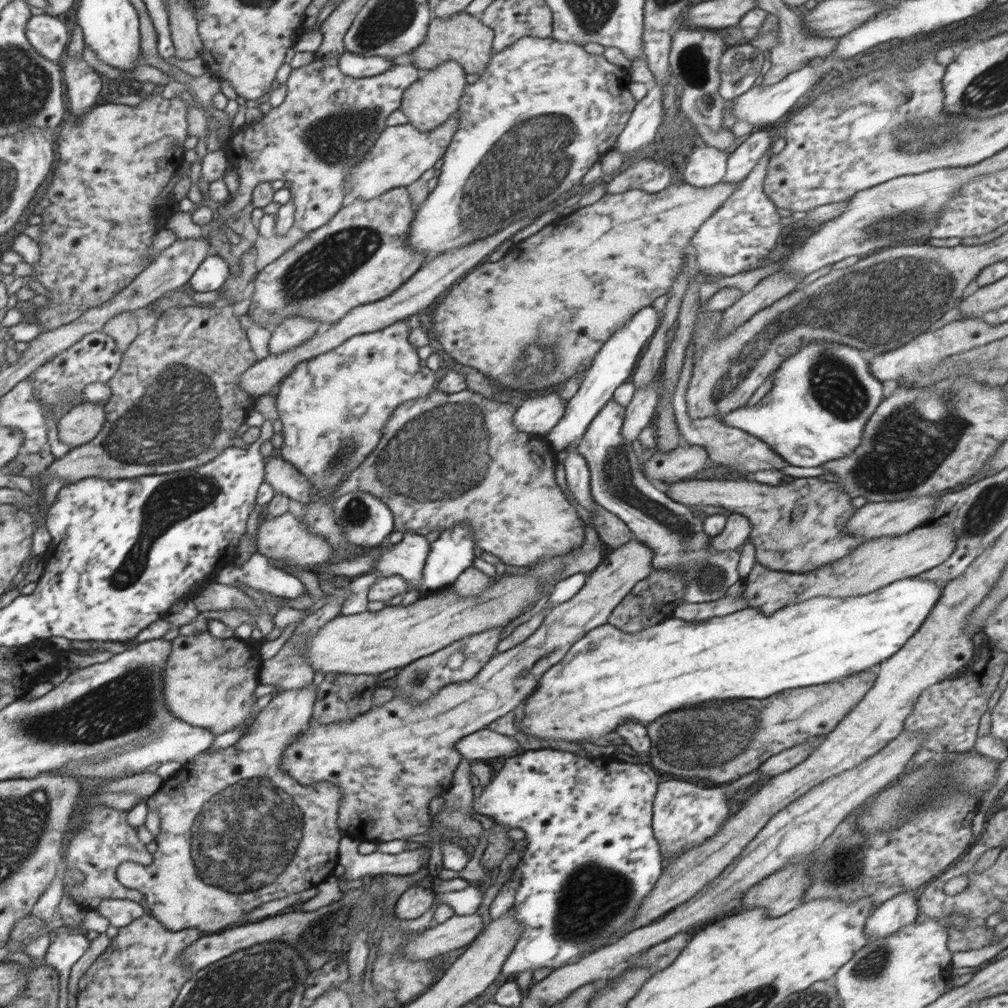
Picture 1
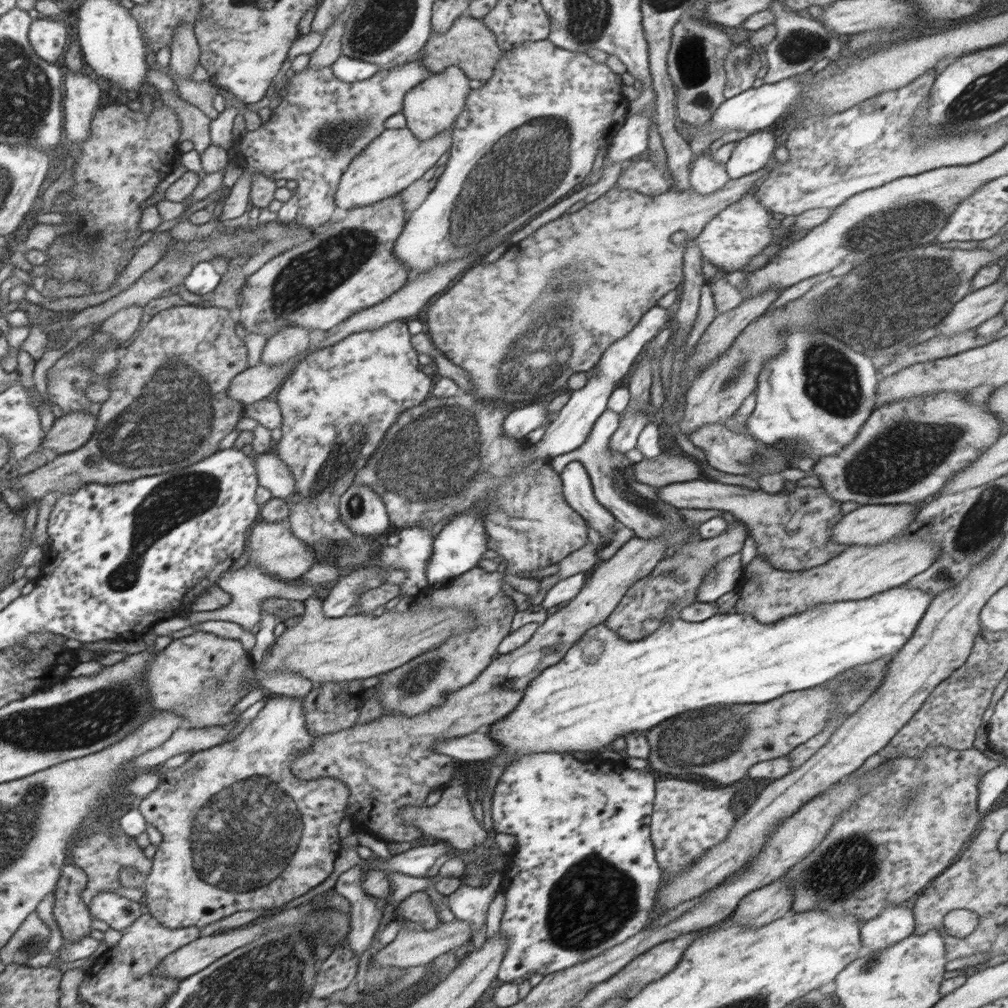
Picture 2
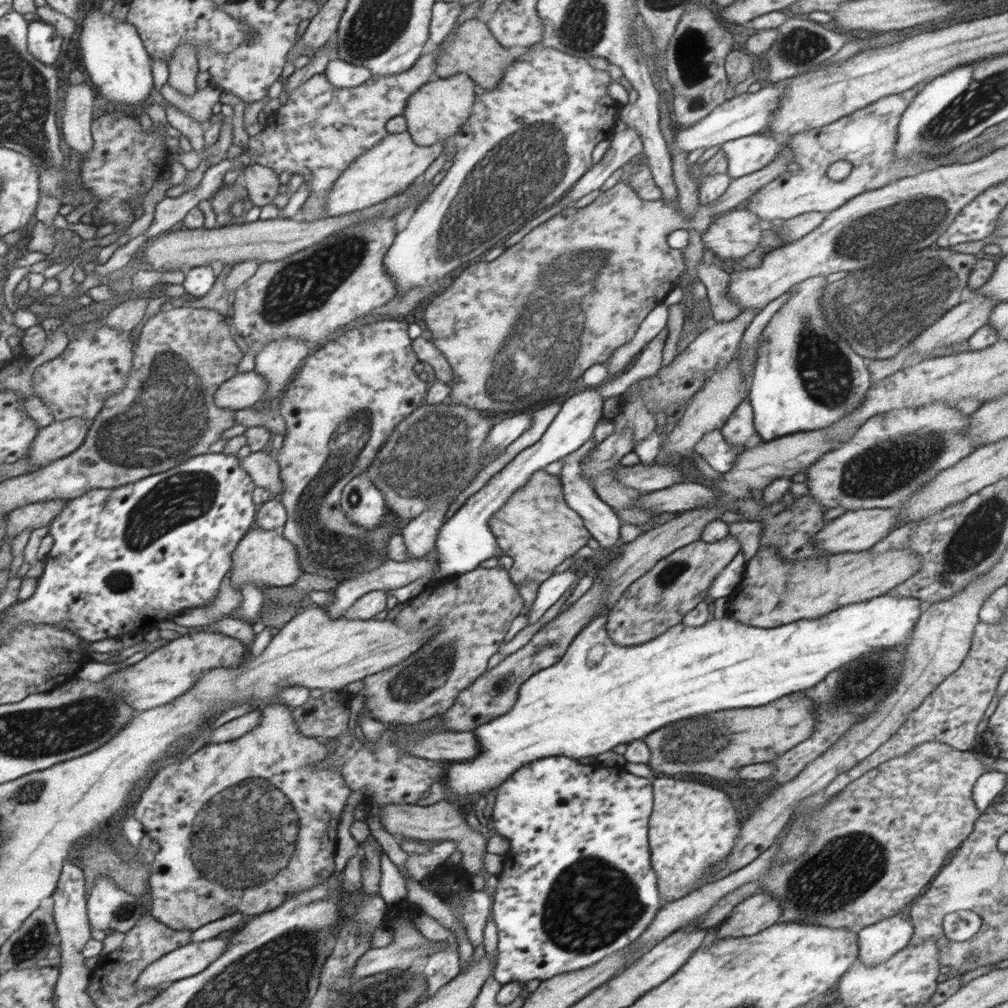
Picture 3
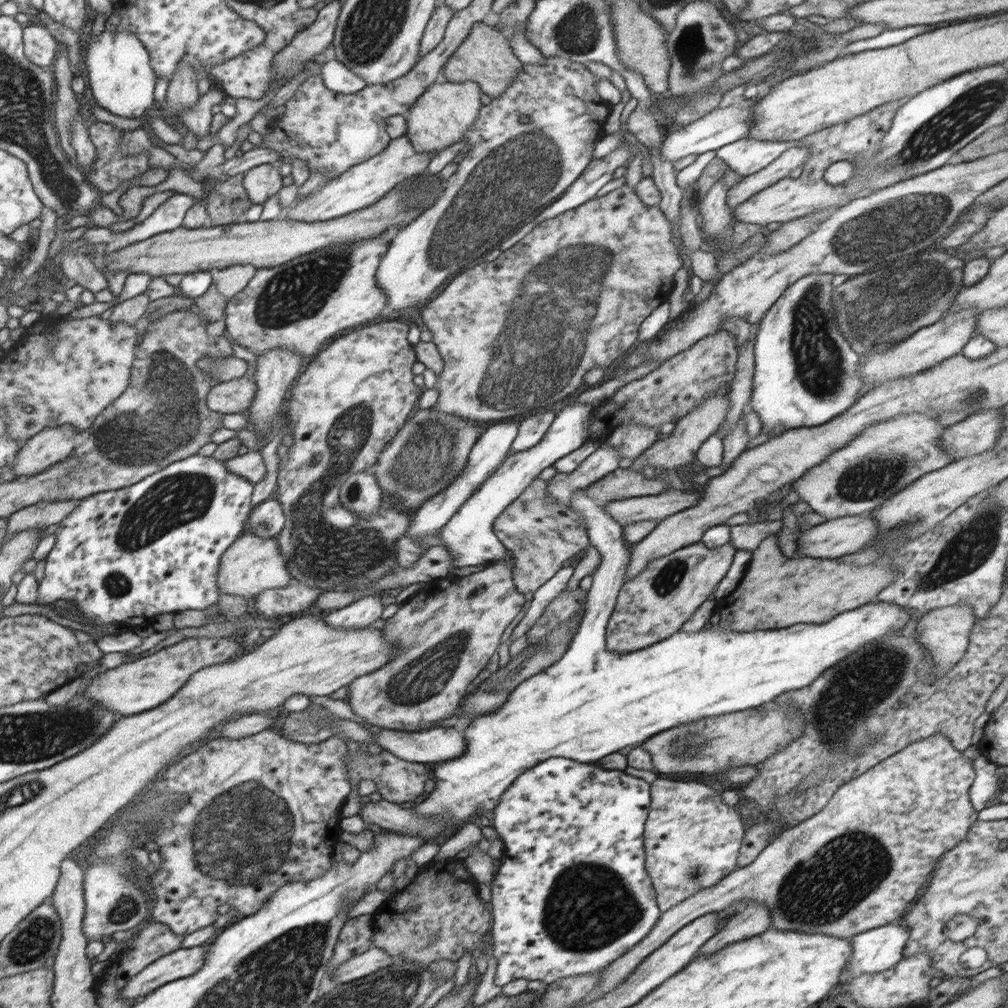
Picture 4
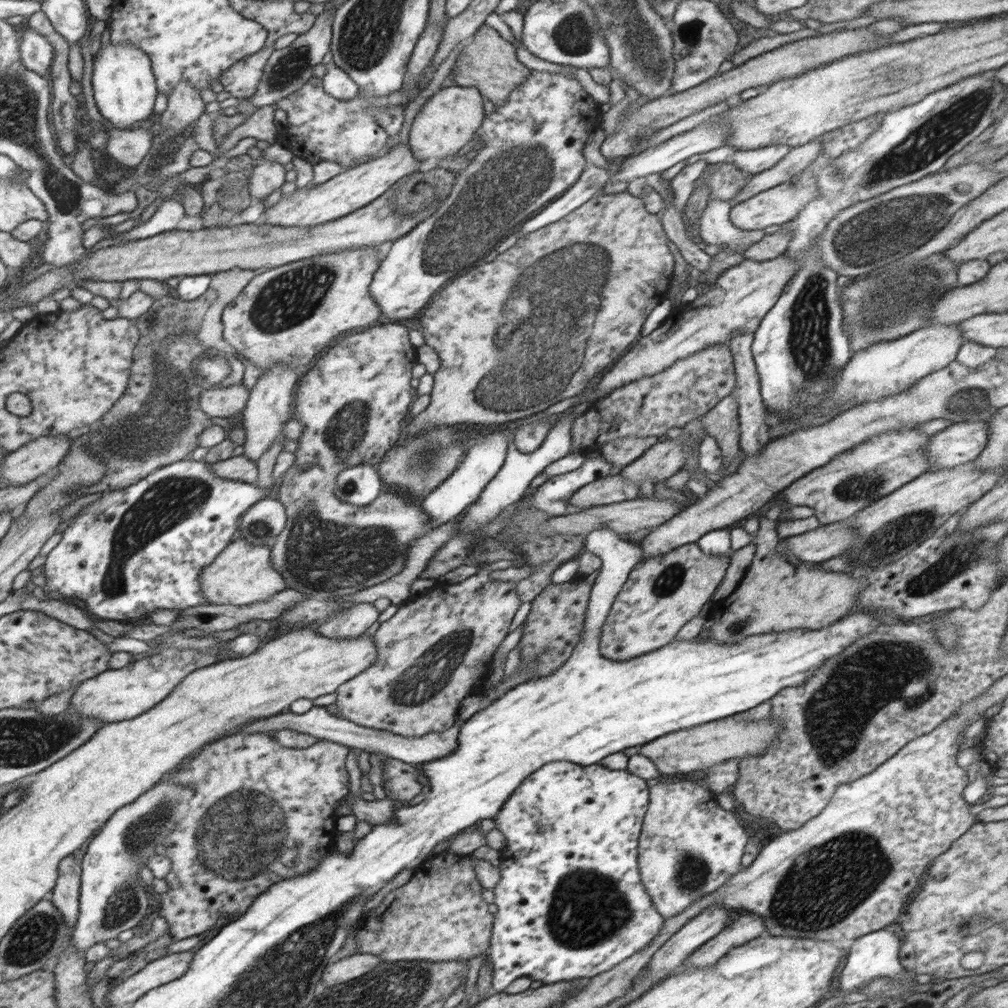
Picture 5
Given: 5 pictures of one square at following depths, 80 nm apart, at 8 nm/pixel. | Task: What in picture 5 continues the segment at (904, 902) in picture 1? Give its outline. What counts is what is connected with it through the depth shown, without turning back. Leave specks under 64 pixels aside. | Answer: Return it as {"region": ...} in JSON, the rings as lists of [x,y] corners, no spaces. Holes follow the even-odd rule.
{"region":[[[881,929],[877,932],[866,934],[854,939],[847,946],[848,960],[846,960],[846,966],[844,966],[839,978],[839,994],[843,994],[843,996],[860,991],[871,980],[879,976],[897,976],[897,974],[902,975],[904,973],[904,967],[900,965],[899,954],[902,940],[890,931]]]}

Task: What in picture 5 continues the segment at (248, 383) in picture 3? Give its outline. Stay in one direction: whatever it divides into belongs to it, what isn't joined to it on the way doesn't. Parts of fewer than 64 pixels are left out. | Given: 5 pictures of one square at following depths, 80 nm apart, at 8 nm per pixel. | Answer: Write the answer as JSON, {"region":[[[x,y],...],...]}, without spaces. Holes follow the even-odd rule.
{"region":[[[243,383],[220,389],[206,389],[200,393],[200,411],[217,421],[228,421],[237,413],[244,413],[249,392]]]}

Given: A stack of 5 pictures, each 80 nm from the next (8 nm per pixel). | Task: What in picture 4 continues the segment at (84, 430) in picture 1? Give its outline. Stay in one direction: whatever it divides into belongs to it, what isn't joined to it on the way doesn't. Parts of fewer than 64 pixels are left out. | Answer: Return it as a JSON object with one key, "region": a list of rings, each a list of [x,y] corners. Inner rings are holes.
{"region":[[[70,424],[44,429],[29,439],[17,453],[12,470],[18,478],[44,473],[50,466],[59,464],[74,454],[74,437],[81,433]]]}

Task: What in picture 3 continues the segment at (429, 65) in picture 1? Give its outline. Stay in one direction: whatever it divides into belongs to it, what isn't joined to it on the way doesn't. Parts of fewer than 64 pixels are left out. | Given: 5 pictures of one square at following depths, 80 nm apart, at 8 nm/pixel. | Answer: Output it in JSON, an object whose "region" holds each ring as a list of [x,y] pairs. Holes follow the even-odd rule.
{"region":[[[478,19],[464,20],[440,45],[443,49],[436,60],[436,78],[452,77],[463,73],[485,90],[496,88],[502,80],[506,67],[516,61],[508,49],[498,42],[487,23]]]}

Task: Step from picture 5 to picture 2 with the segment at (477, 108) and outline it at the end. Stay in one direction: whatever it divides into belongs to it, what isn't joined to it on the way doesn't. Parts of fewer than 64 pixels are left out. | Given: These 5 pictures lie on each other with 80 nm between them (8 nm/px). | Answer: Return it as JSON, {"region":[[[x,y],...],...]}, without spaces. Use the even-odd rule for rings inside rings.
{"region":[[[450,66],[442,73],[429,74],[405,94],[401,113],[405,116],[407,127],[418,140],[428,140],[443,130],[449,130],[464,110],[470,91],[470,78],[456,66]]]}

